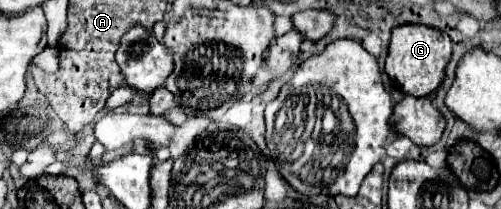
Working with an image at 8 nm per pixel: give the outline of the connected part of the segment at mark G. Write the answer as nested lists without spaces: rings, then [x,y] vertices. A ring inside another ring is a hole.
[[[406,23],[392,31],[390,53],[386,59],[386,73],[390,75],[390,79],[398,83],[400,91],[410,93],[414,97],[424,97],[440,87],[450,53],[452,53],[452,43],[444,31],[428,25]]]

